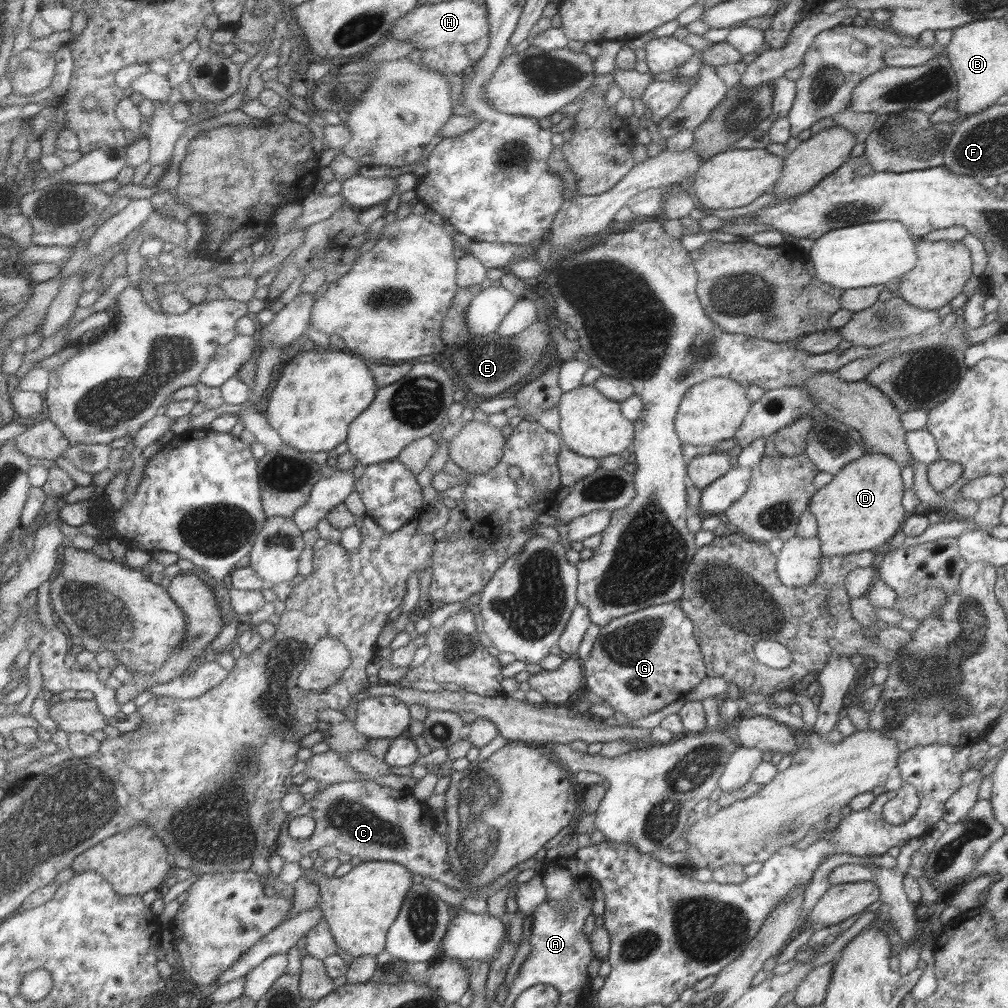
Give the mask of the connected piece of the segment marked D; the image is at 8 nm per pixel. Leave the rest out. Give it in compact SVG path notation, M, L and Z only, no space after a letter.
M865 453L861 458L846 464L824 487L810 498L808 512L815 517L816 537L820 540L820 556L853 554L871 550L889 542L897 533L908 513L901 507L904 488L899 476L900 466L884 454Z

